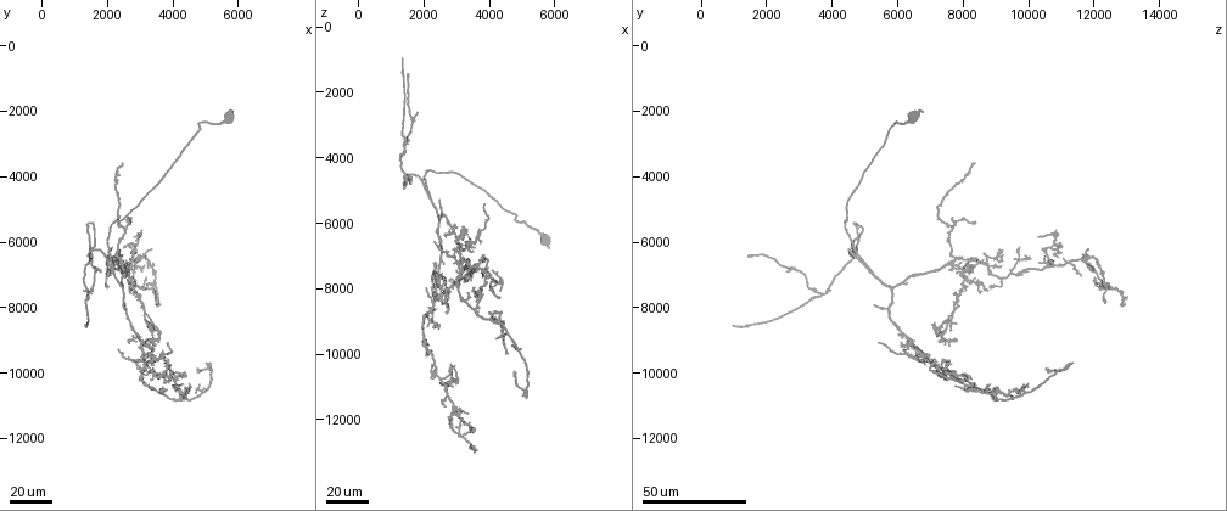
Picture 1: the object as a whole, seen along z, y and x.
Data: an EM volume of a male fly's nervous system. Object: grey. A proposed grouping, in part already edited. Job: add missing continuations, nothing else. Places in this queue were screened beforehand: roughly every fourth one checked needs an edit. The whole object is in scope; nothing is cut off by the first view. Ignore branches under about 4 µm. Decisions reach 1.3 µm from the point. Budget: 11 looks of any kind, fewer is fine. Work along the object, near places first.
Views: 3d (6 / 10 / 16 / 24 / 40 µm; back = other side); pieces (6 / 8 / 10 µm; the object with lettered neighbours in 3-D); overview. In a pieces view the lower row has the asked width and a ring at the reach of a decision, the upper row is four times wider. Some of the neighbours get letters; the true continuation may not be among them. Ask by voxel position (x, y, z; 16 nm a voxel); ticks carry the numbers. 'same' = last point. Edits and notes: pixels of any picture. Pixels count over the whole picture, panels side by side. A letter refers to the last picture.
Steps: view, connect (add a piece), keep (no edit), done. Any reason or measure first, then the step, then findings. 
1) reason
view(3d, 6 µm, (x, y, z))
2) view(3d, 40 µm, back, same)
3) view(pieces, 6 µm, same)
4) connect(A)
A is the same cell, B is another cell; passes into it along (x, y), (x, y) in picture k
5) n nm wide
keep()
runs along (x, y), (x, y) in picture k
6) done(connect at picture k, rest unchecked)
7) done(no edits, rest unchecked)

view(3d, 40 µm, (4400, 10300, 8200))

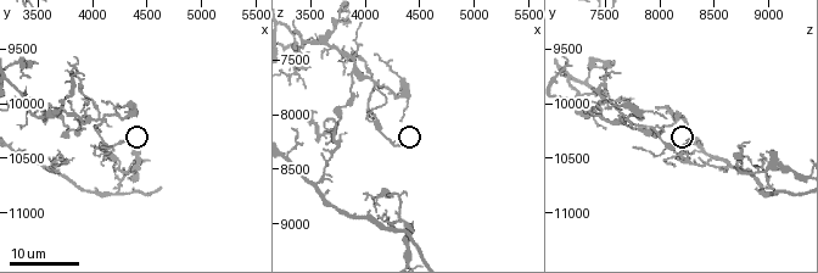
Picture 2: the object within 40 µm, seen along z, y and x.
see the neighbours
view(pieces, 6 µm, (4300, 10360, 8240))

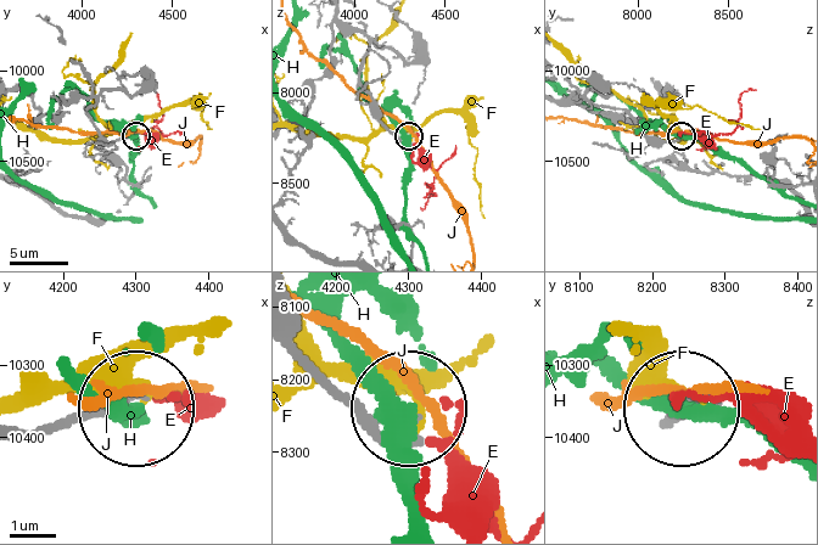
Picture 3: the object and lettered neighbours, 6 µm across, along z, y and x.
connect(E)
E is the same cell, F, H and J are other cells; it goes on there

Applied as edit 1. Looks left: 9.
thin end
view(3d, 40 µm, (3400, 9500, 6600))

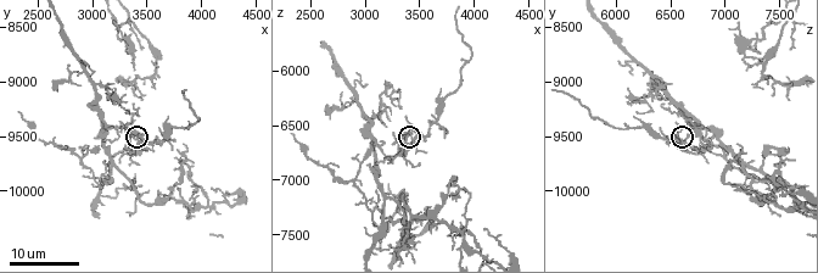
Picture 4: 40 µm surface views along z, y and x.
view(pieces, 10 µm, (3480, 9500, 6560))

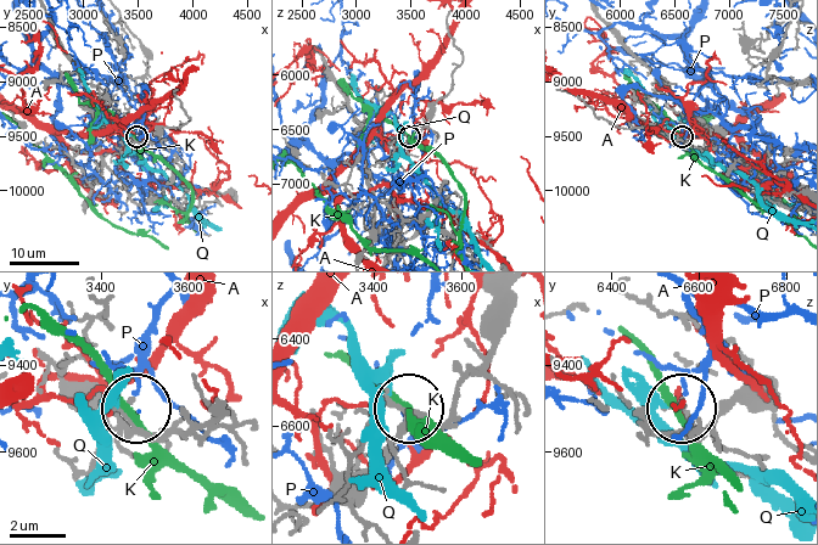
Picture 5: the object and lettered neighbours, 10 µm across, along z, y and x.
keep()
A, K, P and Q are other cells; no lettered piece goes on from it

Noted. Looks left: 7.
view(3d, 24 µm, (2920, 8820, 6020))

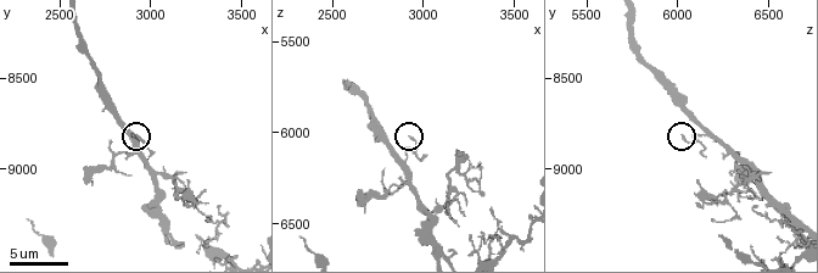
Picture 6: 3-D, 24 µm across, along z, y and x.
view(pieces, 8 µm, (2940, 8820, 6040))

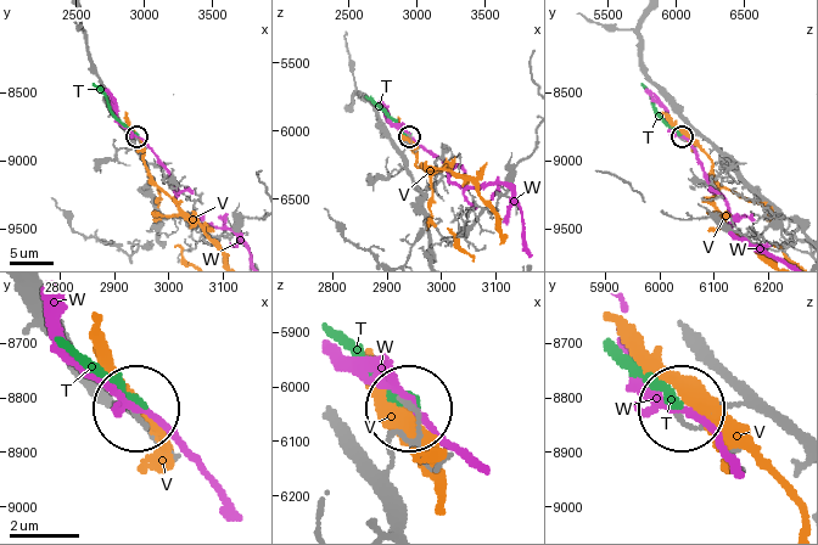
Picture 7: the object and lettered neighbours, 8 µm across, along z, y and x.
keep()
T, V and W are other cells; no lettered piece goes on from it

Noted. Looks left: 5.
tapers out
view(3d, 40 µm, (2600, 7300, 8100))

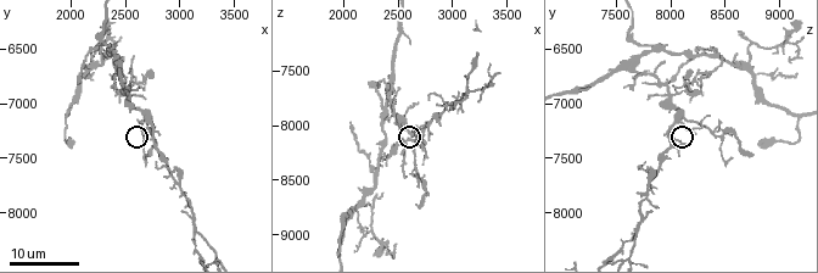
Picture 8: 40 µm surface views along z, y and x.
see the neighbours
view(pieces, 6 µm, (2680, 7340, 8100))

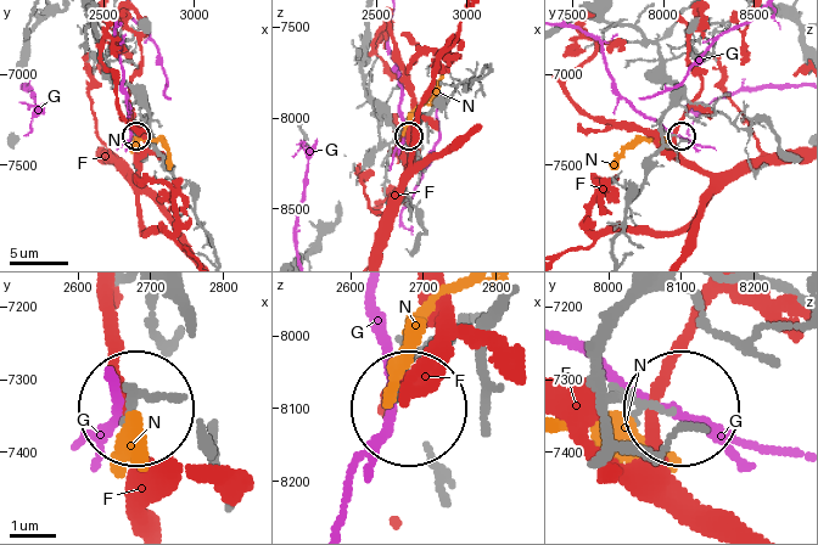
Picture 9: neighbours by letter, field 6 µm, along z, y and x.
140 nm wide
keep()
F, G and N are other cells; none of them fits

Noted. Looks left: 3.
thick end
view(3d, 16 µm, (2740, 6720, 8180))

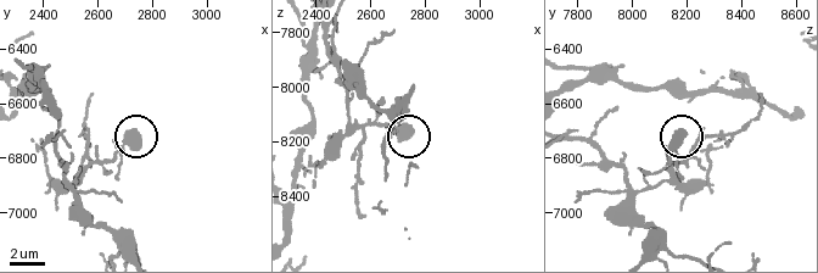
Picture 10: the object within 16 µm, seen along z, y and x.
view(pieces, 10 µm, (2730, 6700, 8170))

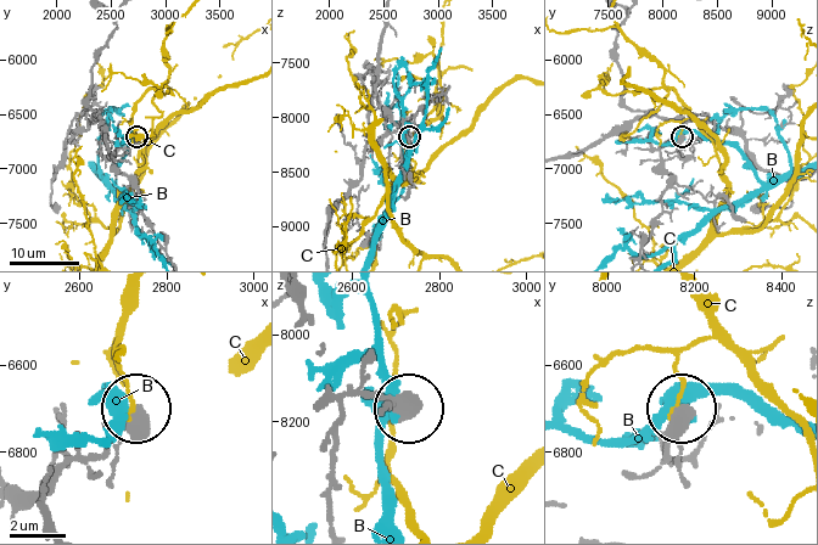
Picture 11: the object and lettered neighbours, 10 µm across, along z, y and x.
560 nm wide
keep()
B and C are other cells; no lettered piece goes on from it

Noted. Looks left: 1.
done(connect at picture 3, rest unchecked)

